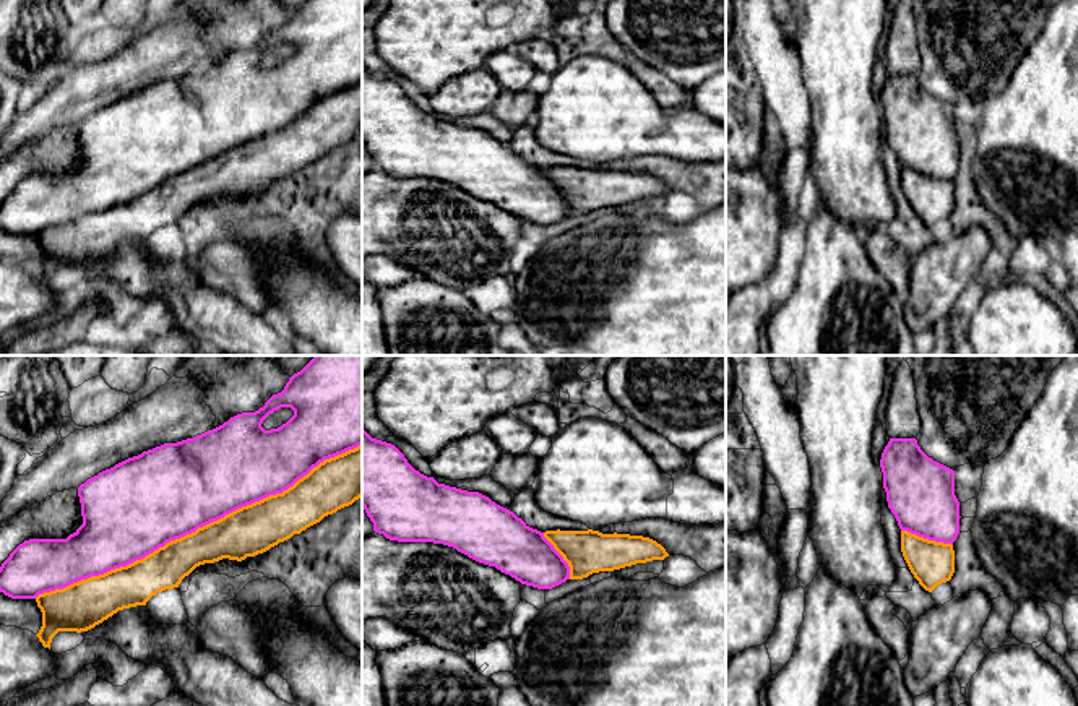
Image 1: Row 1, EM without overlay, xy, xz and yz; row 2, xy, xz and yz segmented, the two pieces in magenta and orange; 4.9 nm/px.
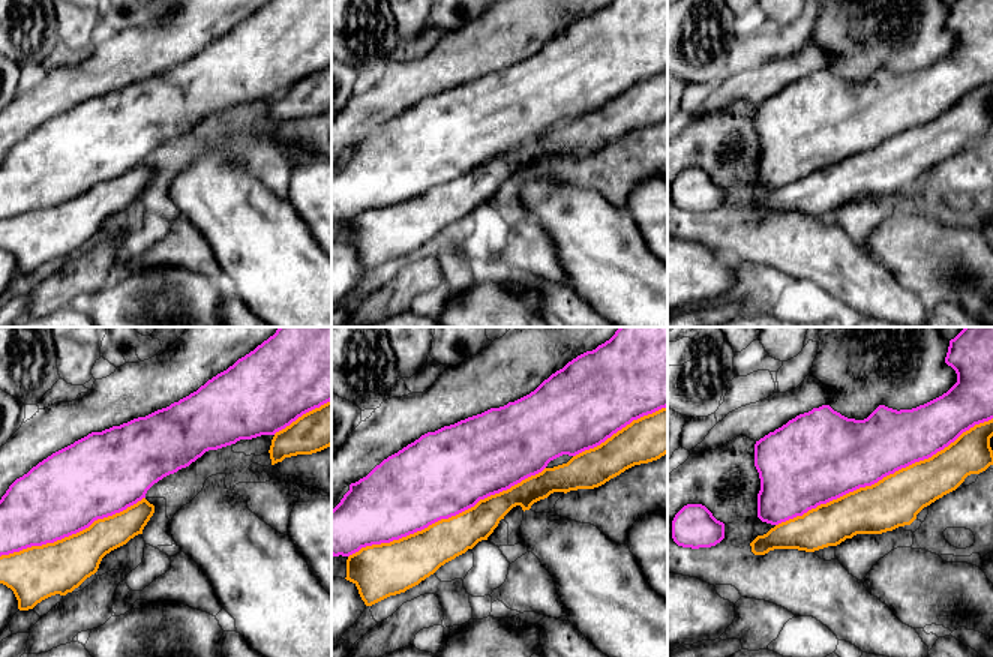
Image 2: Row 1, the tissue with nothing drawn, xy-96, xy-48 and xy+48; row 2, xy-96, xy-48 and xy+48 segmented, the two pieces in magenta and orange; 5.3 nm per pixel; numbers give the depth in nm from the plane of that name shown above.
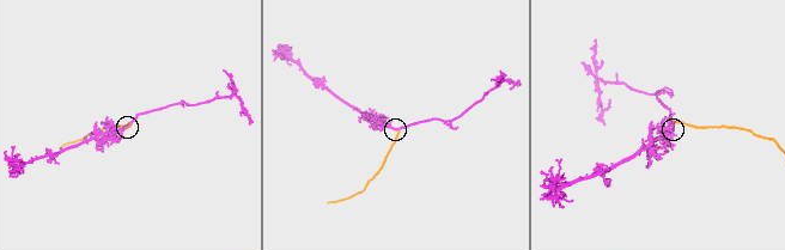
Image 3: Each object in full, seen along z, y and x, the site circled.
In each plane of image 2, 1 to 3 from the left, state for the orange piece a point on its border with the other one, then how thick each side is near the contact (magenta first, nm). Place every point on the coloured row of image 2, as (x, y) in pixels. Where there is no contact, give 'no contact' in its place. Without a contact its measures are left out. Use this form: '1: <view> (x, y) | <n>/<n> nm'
1: xy-96 (72, 533) | 420/280 nm
2: xy-48 (446, 518) | 460/240 nm
3: xy+48 (884, 476) | 400/280 nm

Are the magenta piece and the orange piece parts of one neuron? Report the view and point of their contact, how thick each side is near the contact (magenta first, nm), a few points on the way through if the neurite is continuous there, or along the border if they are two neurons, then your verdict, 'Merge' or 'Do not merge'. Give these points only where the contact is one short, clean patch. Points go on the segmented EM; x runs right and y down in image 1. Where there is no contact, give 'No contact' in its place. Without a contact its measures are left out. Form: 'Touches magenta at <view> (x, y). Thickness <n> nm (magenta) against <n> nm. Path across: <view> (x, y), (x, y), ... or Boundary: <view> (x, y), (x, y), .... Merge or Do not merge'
Touches magenta at xy (197, 528). Thickness 460 nm (magenta) against 240 nm. Merge

